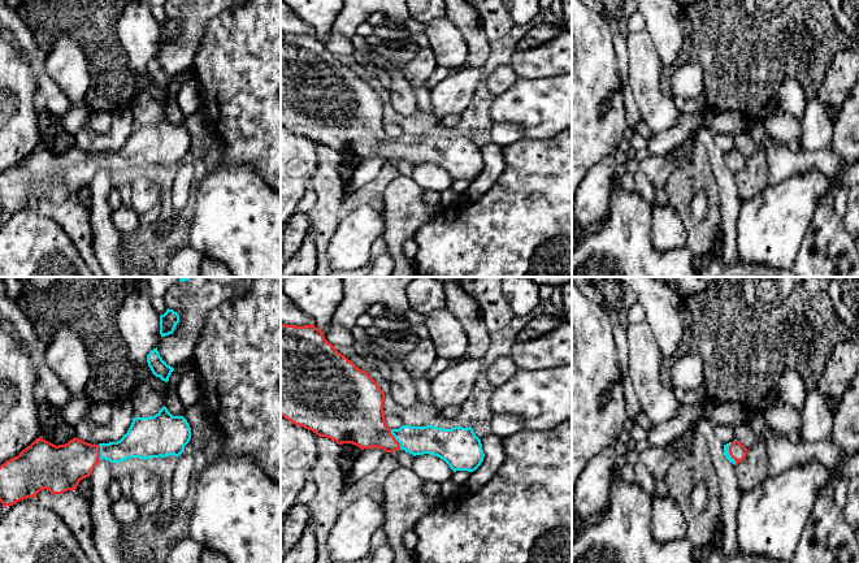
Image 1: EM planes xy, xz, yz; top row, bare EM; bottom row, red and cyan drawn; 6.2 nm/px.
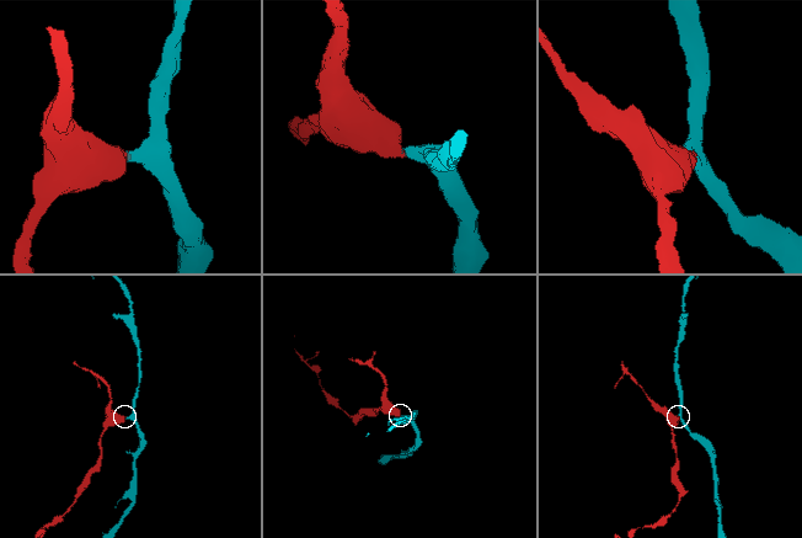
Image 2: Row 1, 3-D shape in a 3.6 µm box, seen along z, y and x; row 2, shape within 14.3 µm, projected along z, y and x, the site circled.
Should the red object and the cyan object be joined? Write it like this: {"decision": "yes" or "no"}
{"decision": "yes"}

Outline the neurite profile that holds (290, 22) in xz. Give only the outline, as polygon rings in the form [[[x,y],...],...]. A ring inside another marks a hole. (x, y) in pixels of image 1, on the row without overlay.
[[[281,1],[281,33],[304,35],[313,33],[313,30],[283,1]]]

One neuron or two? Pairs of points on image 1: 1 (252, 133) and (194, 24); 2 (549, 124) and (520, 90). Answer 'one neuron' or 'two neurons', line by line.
1: two neurons
2: one neuron

